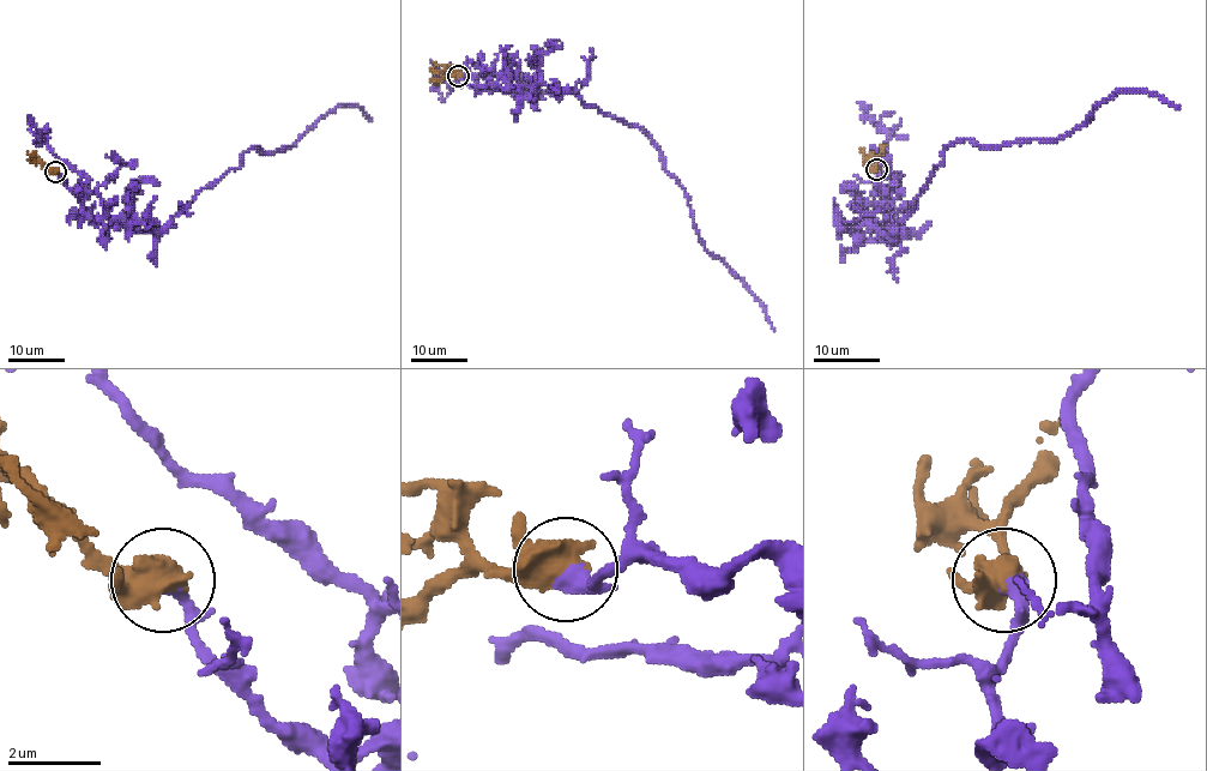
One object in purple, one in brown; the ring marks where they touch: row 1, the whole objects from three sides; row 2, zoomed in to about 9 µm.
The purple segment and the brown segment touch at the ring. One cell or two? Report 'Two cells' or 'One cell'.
One cell

